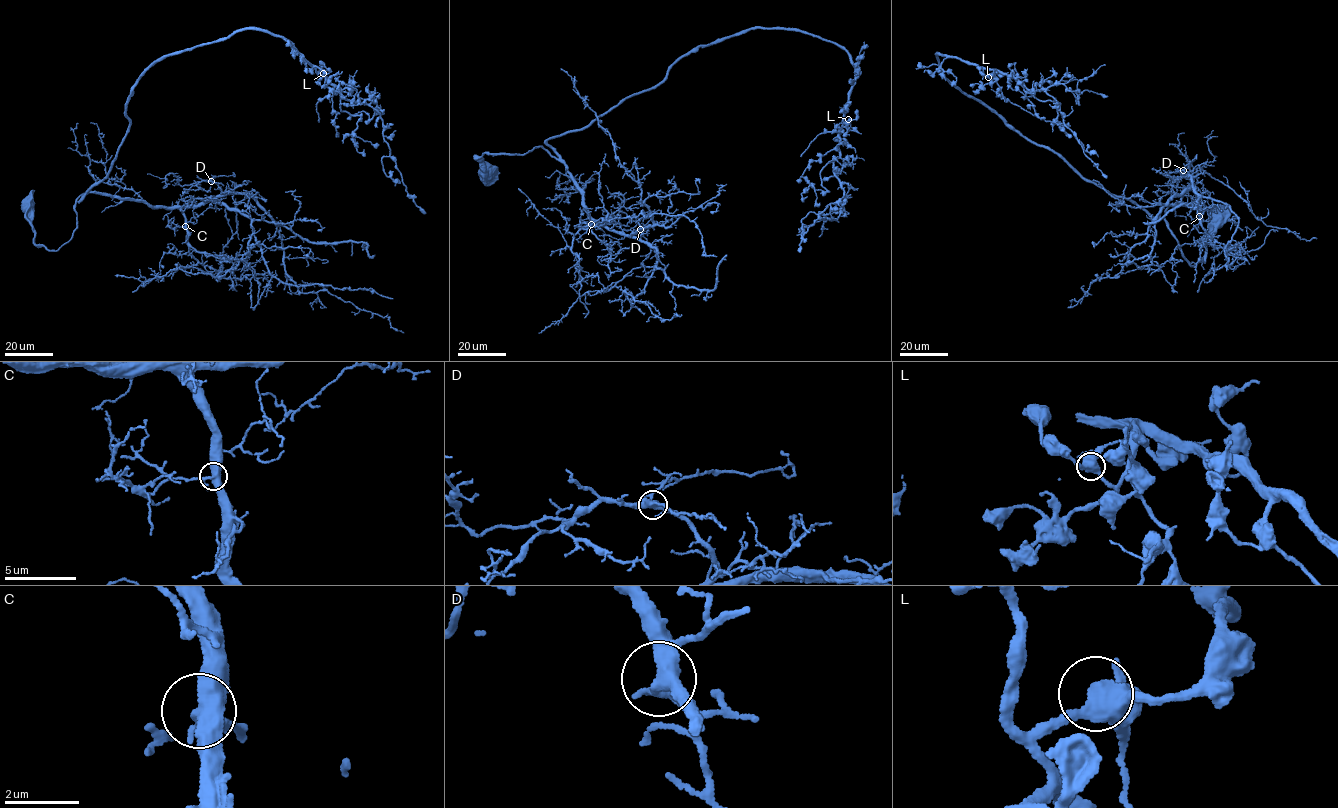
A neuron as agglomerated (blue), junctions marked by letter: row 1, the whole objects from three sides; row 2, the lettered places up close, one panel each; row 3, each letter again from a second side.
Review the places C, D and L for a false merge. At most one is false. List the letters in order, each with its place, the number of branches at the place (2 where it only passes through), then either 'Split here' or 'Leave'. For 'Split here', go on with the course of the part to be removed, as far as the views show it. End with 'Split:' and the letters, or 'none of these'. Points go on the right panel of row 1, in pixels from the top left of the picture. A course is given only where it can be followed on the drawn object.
C: Place: (1199, 216). Branches: 5. Leave
D: Place: (1183, 170). Branches: 5. Leave
L: Place: (988, 77). Branches: 5. Leave
Split: none of these

